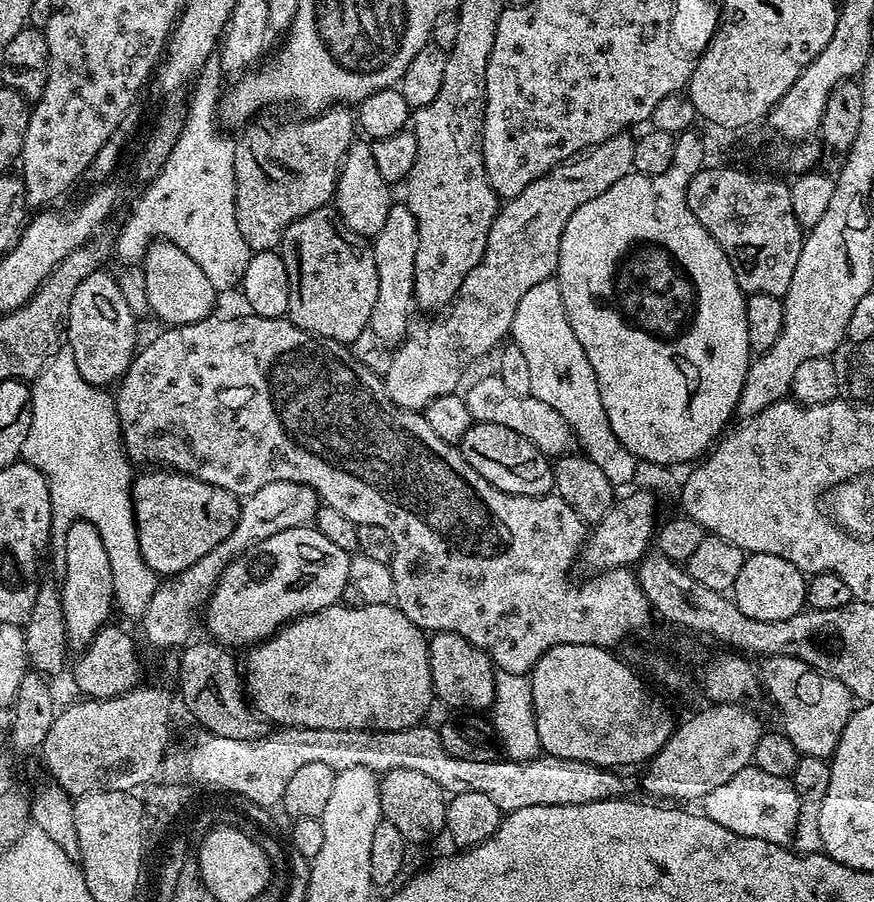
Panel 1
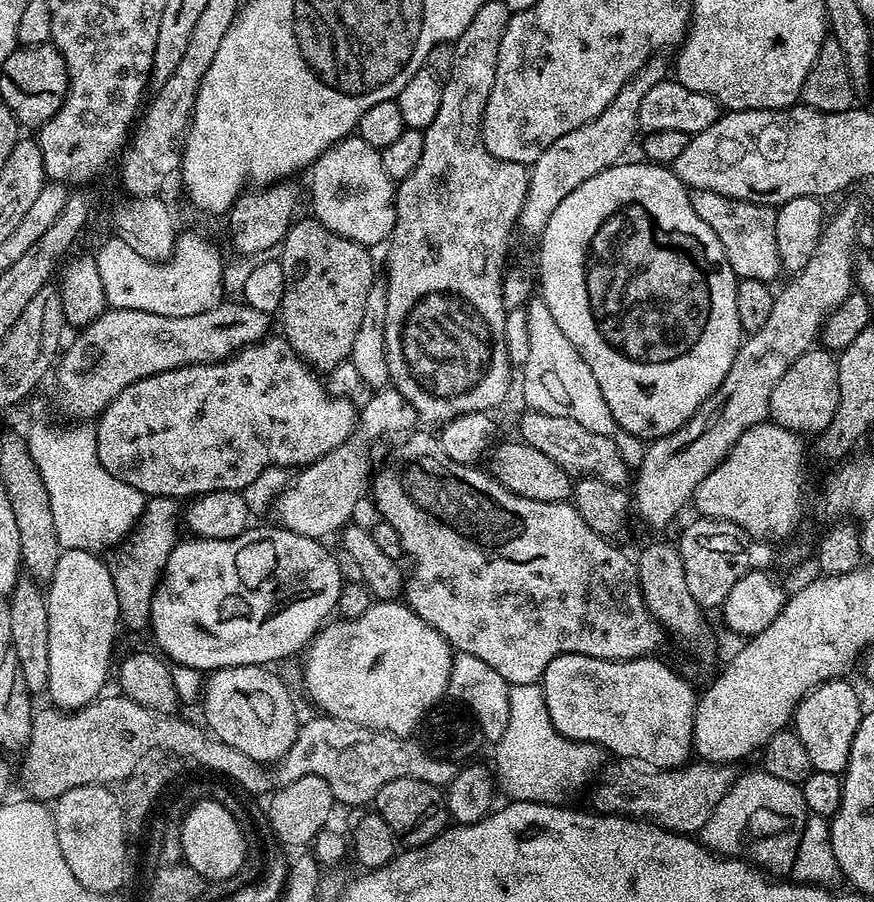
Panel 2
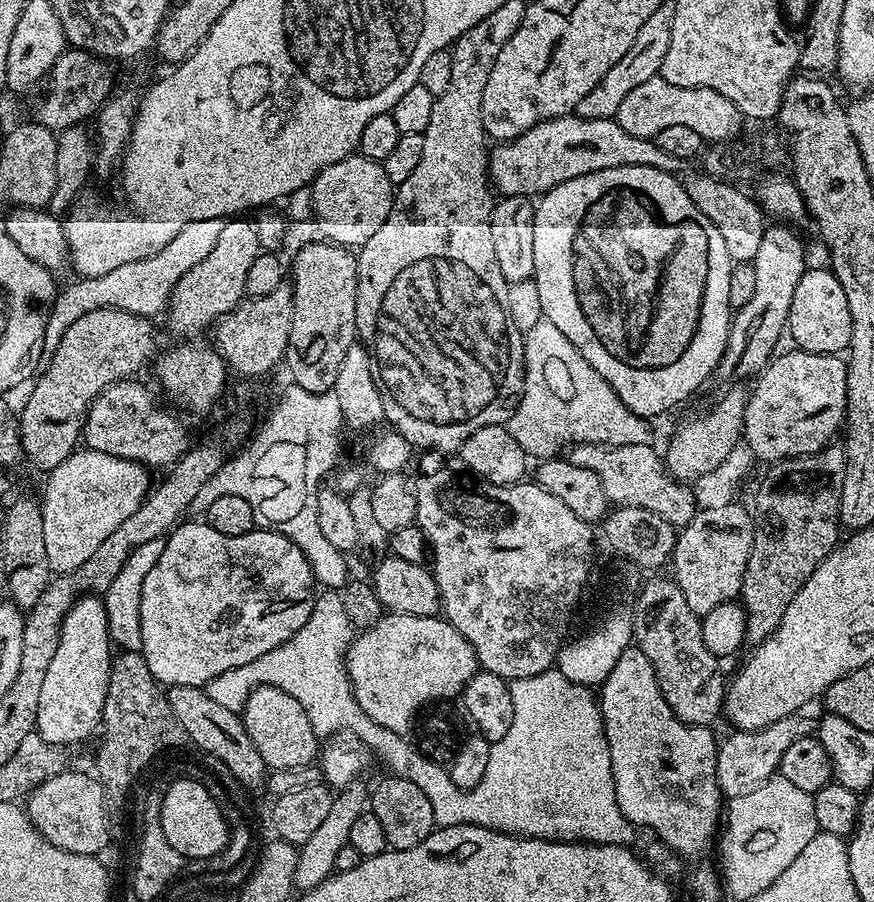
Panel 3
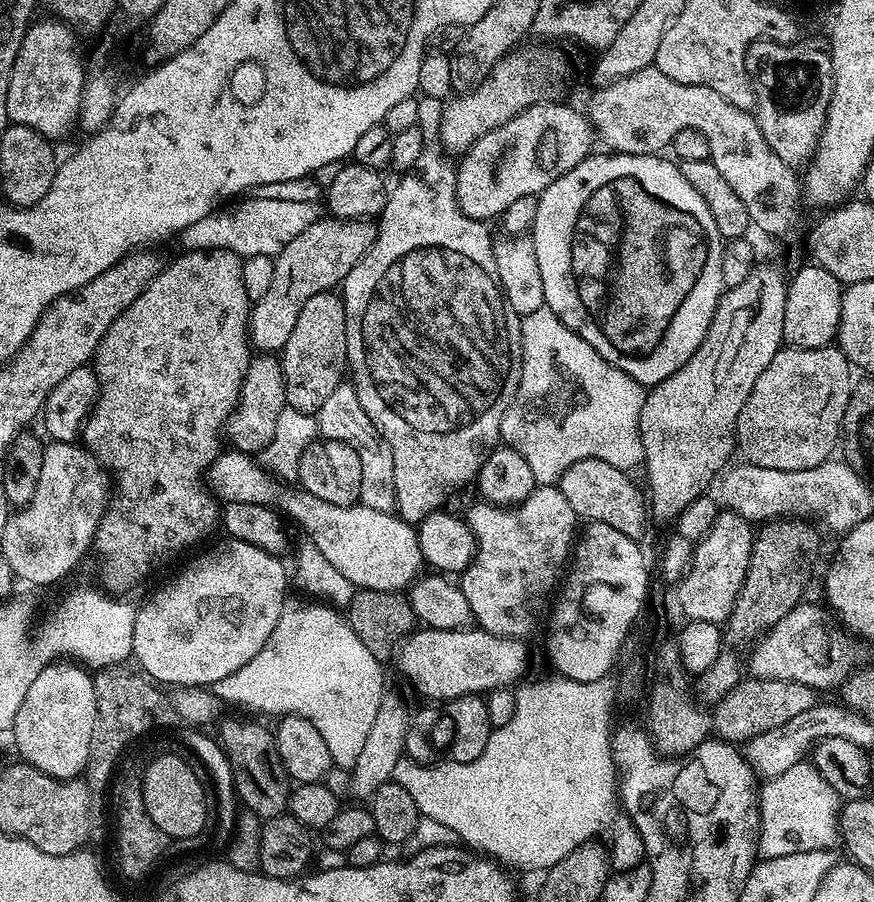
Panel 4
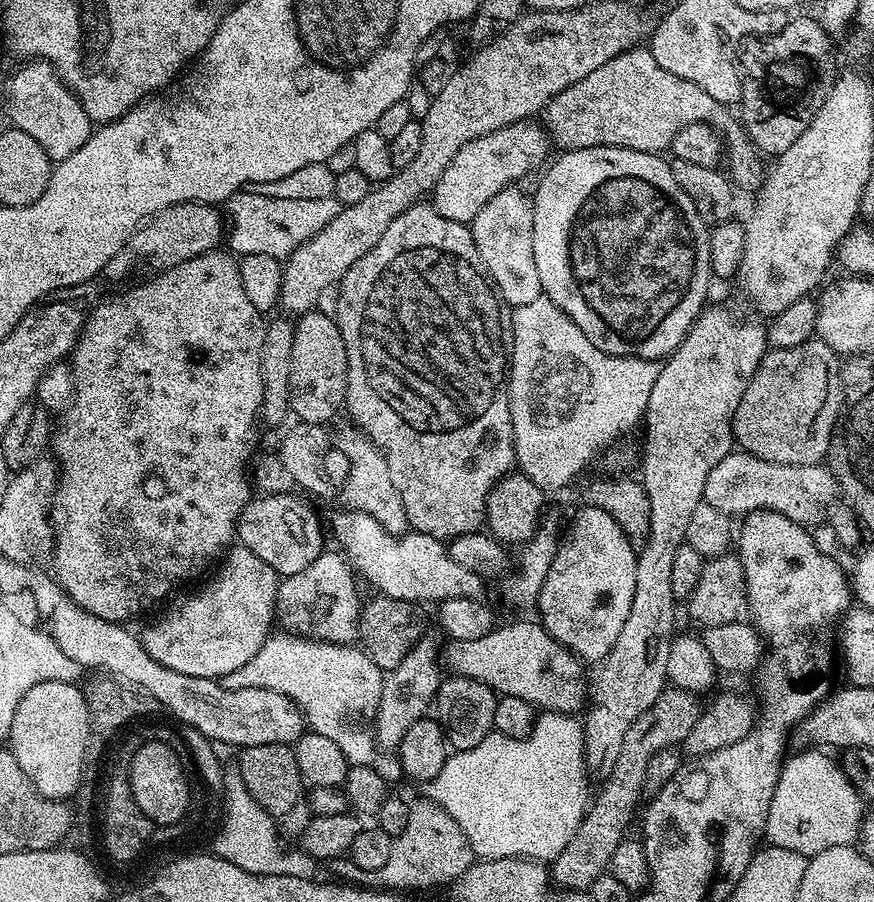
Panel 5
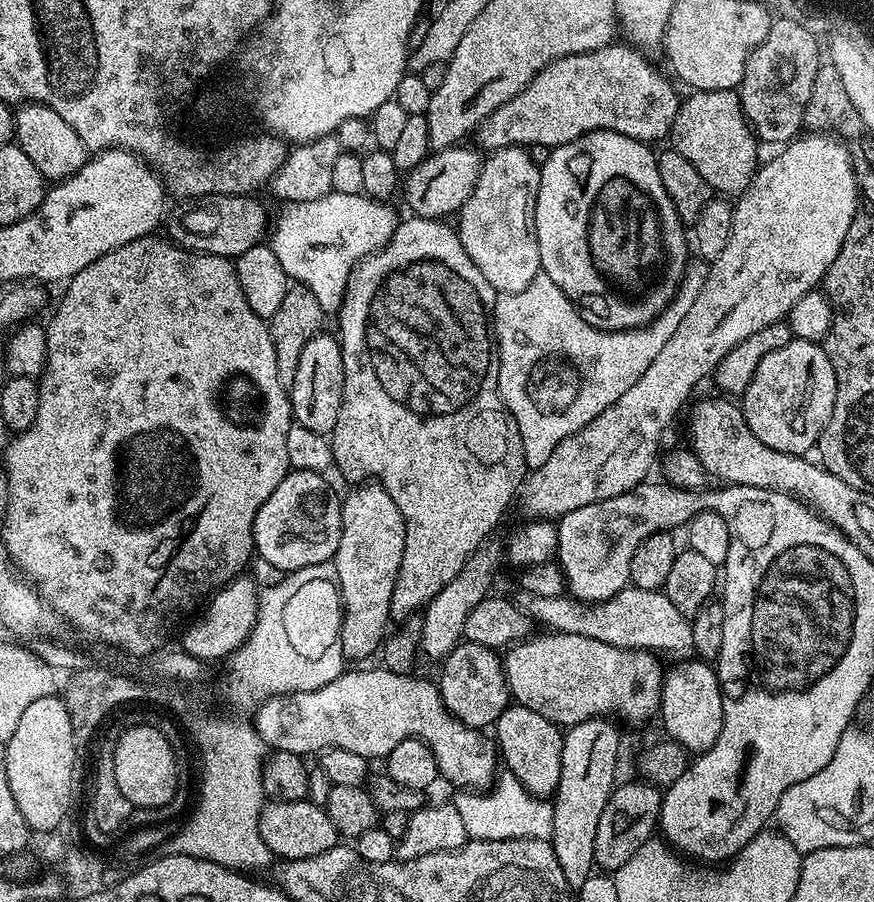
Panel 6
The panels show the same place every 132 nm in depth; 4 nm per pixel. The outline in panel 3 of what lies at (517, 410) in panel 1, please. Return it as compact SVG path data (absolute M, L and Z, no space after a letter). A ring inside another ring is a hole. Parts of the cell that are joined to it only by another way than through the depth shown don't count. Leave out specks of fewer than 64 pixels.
M573 444L566 458L574 462L574 466L584 466L597 475L598 482L602 482L602 490L606 490L606 498L613 505L642 507L672 525L688 524L698 511L693 489L668 473L661 453L654 449L652 444L613 448L603 444Z

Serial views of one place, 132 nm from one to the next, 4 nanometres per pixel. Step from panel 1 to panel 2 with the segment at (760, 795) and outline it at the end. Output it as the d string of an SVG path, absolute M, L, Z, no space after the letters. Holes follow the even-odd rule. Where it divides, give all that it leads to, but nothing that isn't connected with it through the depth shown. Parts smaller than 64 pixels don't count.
M763 770L737 775L736 781L730 786L728 793L714 806L714 814L710 814L710 822L698 833L698 839L705 848L710 848L721 856L732 856L735 860L747 860L757 868L769 873L791 873L792 863L802 838L804 821L810 813L804 804L799 787L790 782L782 782L782 778L774 778Z

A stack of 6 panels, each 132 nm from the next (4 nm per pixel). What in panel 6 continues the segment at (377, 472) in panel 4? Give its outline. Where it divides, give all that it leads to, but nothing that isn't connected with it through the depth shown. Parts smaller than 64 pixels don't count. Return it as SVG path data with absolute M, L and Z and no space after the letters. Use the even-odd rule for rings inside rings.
M364 482L353 488L356 489L348 497L345 495L340 505L344 525L334 557L340 601L344 603L340 645L349 661L364 660L381 651L389 631L390 598L406 550L406 522L394 498L378 482Z

